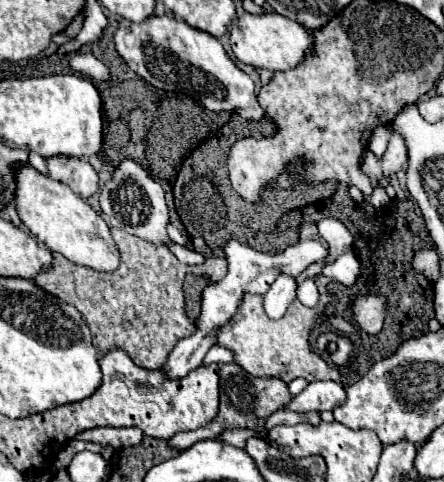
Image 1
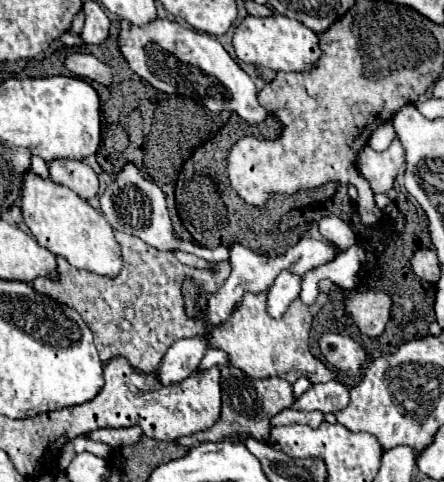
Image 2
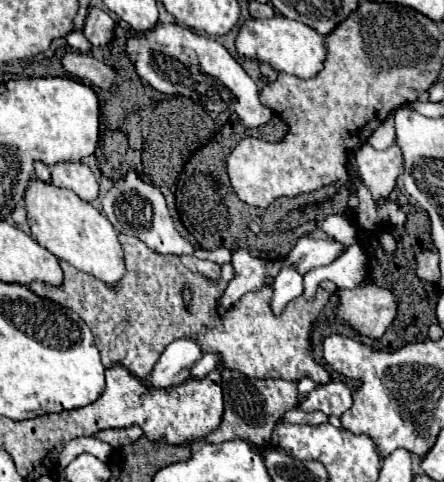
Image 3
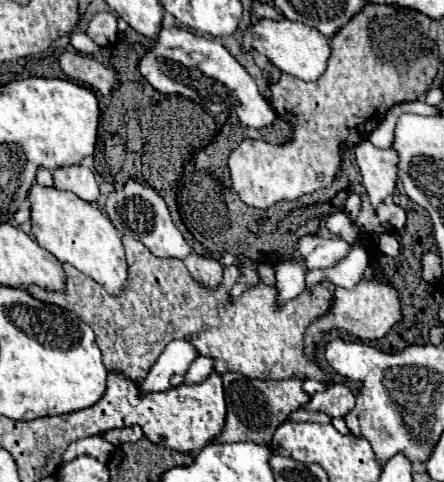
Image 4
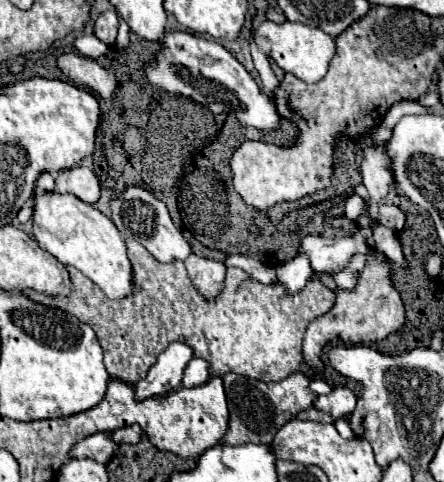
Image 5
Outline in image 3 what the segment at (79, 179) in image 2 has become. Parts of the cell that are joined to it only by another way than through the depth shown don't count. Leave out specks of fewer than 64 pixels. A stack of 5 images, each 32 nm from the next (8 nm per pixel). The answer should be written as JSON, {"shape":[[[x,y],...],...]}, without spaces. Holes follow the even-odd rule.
{"shape":[[[58,162],[50,168],[50,172],[52,172],[52,184],[76,192],[86,202],[90,202],[98,196],[98,180],[86,164]]]}

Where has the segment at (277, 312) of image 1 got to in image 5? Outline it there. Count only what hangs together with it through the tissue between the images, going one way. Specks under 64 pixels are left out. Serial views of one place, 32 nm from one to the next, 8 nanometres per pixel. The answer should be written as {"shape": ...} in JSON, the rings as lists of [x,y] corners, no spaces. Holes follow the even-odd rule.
{"shape":[[[298,254],[296,258],[278,264],[276,274],[278,274],[278,284],[286,290],[286,294],[294,296],[306,286],[308,278],[312,276],[312,268],[308,264],[308,258],[304,254]]]}

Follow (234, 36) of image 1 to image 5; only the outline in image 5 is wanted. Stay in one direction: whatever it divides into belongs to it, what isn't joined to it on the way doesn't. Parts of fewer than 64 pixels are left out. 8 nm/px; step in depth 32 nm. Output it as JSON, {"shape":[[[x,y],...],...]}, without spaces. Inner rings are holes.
{"shape":[[[264,20],[254,30],[254,44],[270,60],[274,60],[284,72],[290,72],[304,82],[318,82],[326,74],[328,62],[334,56],[334,38],[320,32],[320,28],[312,28],[312,26],[298,24],[298,22],[288,22],[288,20],[282,22],[282,24]]]}

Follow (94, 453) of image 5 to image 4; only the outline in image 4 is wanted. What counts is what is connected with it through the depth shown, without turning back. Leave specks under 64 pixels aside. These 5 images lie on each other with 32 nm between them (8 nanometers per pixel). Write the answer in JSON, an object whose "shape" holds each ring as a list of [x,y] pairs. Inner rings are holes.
{"shape":[[[88,436],[88,438],[80,438],[72,444],[68,444],[68,448],[62,454],[62,466],[66,466],[70,460],[74,460],[76,456],[88,454],[94,456],[100,462],[108,462],[110,454],[112,454],[114,446],[110,442],[106,442],[102,436]]]}

